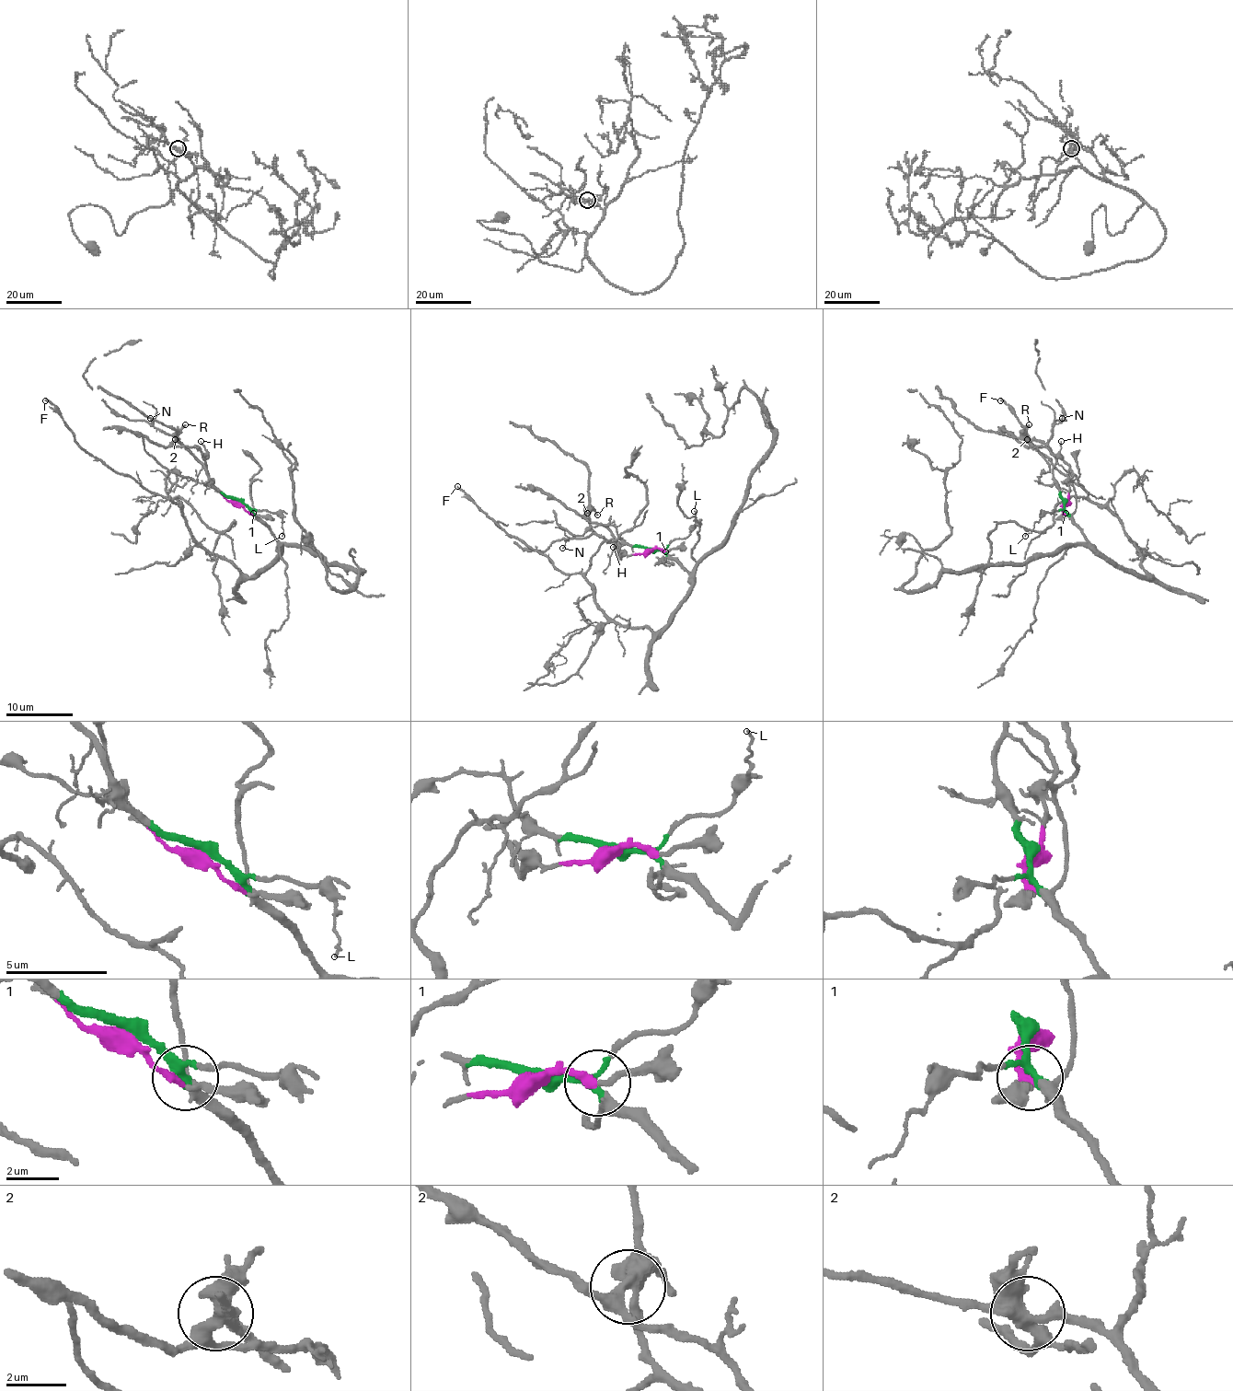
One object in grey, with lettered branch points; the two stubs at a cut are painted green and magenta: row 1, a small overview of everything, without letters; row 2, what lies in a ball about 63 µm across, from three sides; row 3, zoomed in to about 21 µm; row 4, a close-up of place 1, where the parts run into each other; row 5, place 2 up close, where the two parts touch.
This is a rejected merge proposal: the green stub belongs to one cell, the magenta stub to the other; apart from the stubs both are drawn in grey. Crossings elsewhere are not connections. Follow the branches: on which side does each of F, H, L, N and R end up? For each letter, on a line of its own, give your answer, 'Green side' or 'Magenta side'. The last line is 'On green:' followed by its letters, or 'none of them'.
F: Green side
H: Magenta side
L: Green side
N: Green side
R: Magenta side
On green: F, L, N

